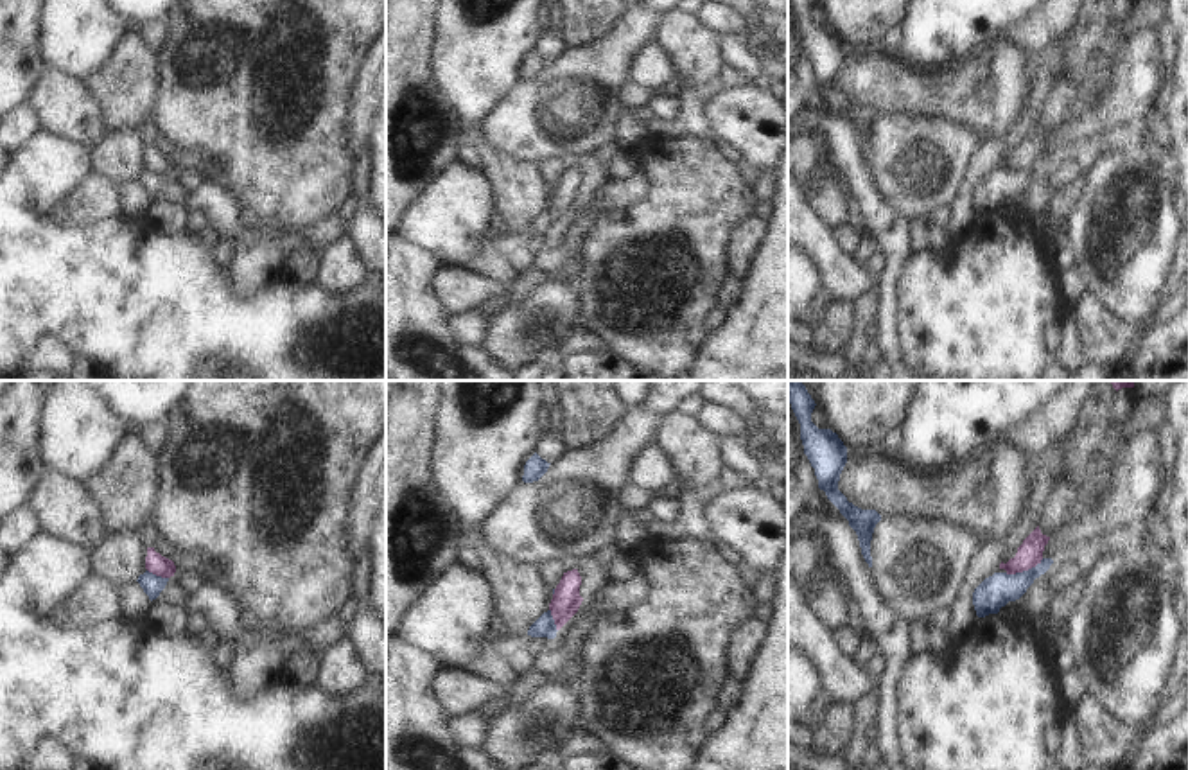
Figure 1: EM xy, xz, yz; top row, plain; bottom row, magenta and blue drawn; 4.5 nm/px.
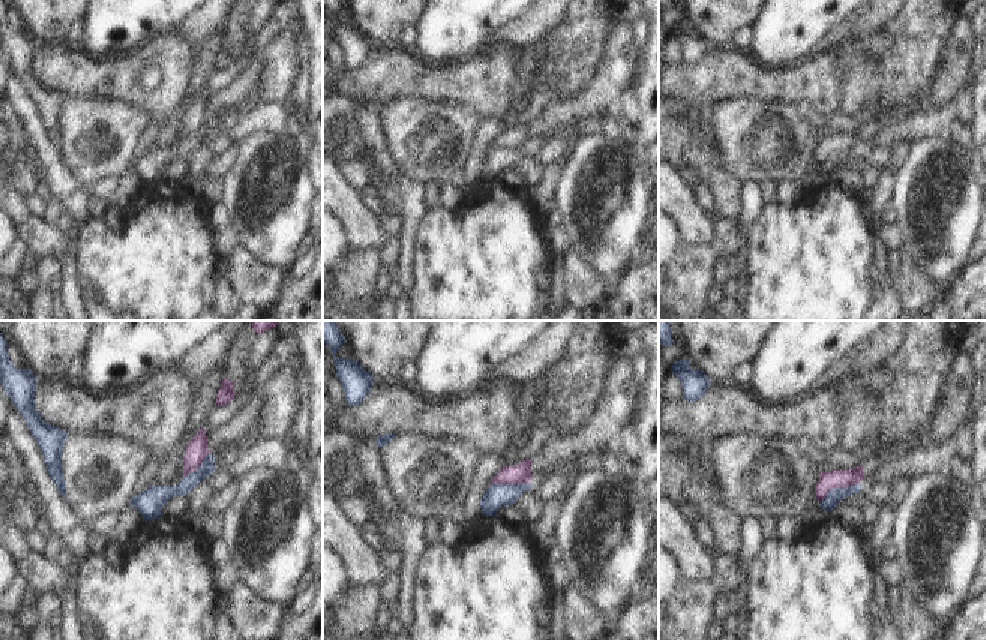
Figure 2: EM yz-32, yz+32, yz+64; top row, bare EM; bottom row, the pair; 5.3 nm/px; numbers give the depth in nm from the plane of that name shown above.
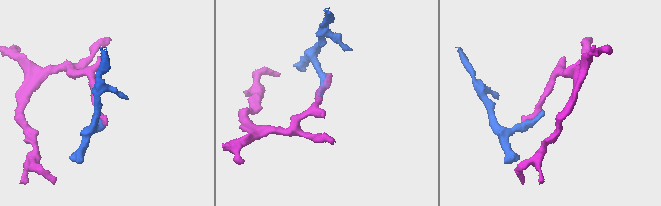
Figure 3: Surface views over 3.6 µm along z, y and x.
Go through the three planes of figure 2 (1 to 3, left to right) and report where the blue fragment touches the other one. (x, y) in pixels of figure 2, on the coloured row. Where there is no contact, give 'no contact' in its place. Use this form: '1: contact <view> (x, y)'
1: contact yz-32 (197, 466)
2: contact yz+32 (508, 483)
3: contact yz+64 (839, 486)

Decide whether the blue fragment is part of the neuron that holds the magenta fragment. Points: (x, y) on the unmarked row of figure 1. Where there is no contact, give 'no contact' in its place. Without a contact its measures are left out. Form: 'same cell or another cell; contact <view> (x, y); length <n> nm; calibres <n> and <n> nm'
another cell; contact yz (1023, 167); length 190 nm; calibres 110 and 150 nm

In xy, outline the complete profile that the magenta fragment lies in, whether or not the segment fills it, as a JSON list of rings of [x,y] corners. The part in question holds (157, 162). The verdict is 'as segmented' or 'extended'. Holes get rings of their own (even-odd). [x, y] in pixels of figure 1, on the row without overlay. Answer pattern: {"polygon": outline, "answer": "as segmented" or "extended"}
{"polygon": [[[147,145],[145,167],[162,176],[170,176],[176,171],[174,160],[156,151],[154,145]]], "answer": "as segmented"}

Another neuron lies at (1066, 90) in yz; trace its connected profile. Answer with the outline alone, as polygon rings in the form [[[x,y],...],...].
[[[1061,77],[1048,95],[1044,108],[1041,111],[1039,127],[1043,133],[1050,135],[1064,118],[1070,109],[1070,104],[1080,97],[1082,84]]]

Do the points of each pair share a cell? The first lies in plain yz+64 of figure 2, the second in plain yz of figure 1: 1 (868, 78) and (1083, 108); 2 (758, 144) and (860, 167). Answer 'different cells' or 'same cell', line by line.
1: different cells
2: different cells

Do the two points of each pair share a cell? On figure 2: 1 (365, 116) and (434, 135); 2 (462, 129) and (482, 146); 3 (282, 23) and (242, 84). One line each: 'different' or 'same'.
1: different
2: different
3: same

